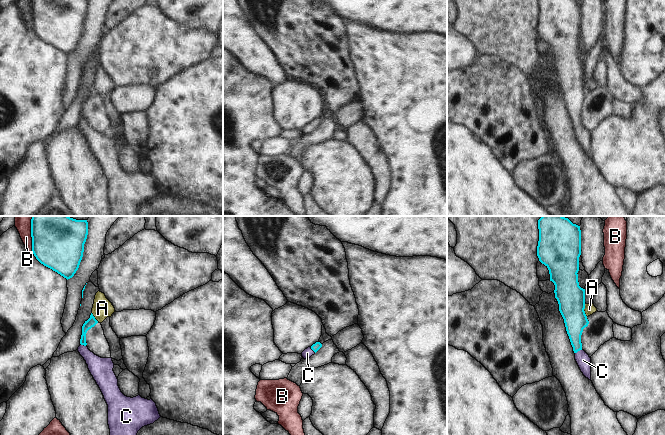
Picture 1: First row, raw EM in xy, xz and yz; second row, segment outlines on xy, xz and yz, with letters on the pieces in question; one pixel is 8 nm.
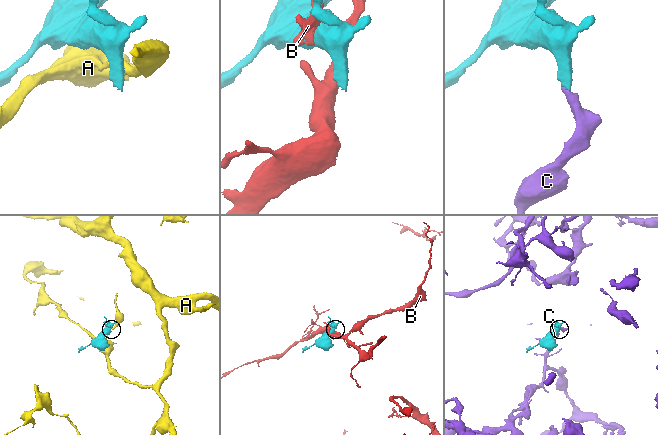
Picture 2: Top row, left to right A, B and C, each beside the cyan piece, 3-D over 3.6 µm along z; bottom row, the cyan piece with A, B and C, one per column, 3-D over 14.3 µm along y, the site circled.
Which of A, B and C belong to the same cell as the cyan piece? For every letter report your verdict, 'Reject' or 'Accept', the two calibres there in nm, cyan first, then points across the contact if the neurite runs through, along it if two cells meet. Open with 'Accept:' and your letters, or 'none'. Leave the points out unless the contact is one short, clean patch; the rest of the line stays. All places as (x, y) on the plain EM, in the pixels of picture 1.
Accept: C
A: Reject. Thickness 220 nm (cyan) against 80 nm. Boundary: yz (584, 79), (584, 89), (587, 92)
B: Reject. Thickness 380 nm (cyan) against 100 nm
C: Accept. Thickness 190 nm (cyan) against 120 nm. Path across: yz (575, 95), (575, 118), (578, 126), (583, 136).

